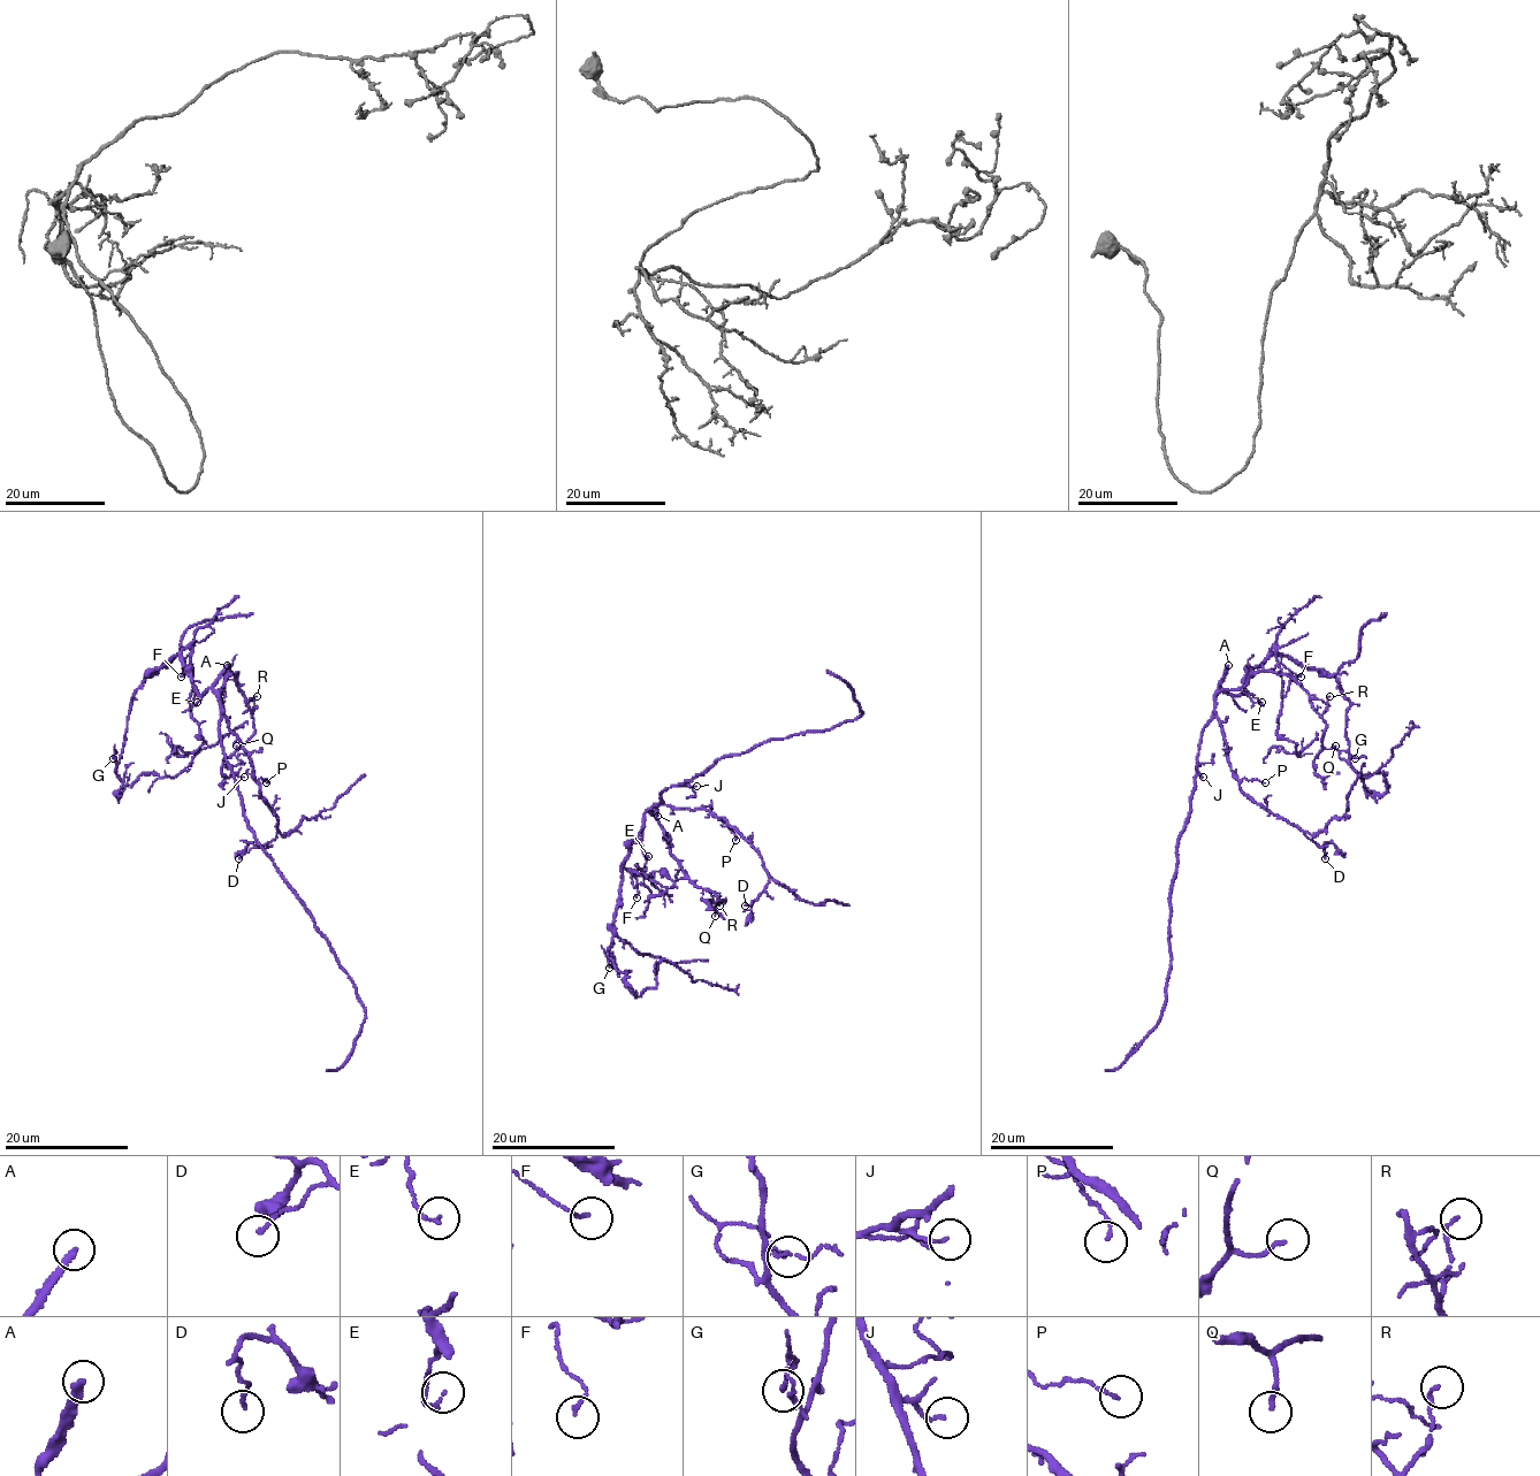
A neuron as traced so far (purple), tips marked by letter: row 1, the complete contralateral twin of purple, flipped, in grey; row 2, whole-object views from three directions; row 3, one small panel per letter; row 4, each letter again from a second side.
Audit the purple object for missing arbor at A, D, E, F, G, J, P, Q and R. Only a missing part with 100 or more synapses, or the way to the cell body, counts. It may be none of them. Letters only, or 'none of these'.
A

